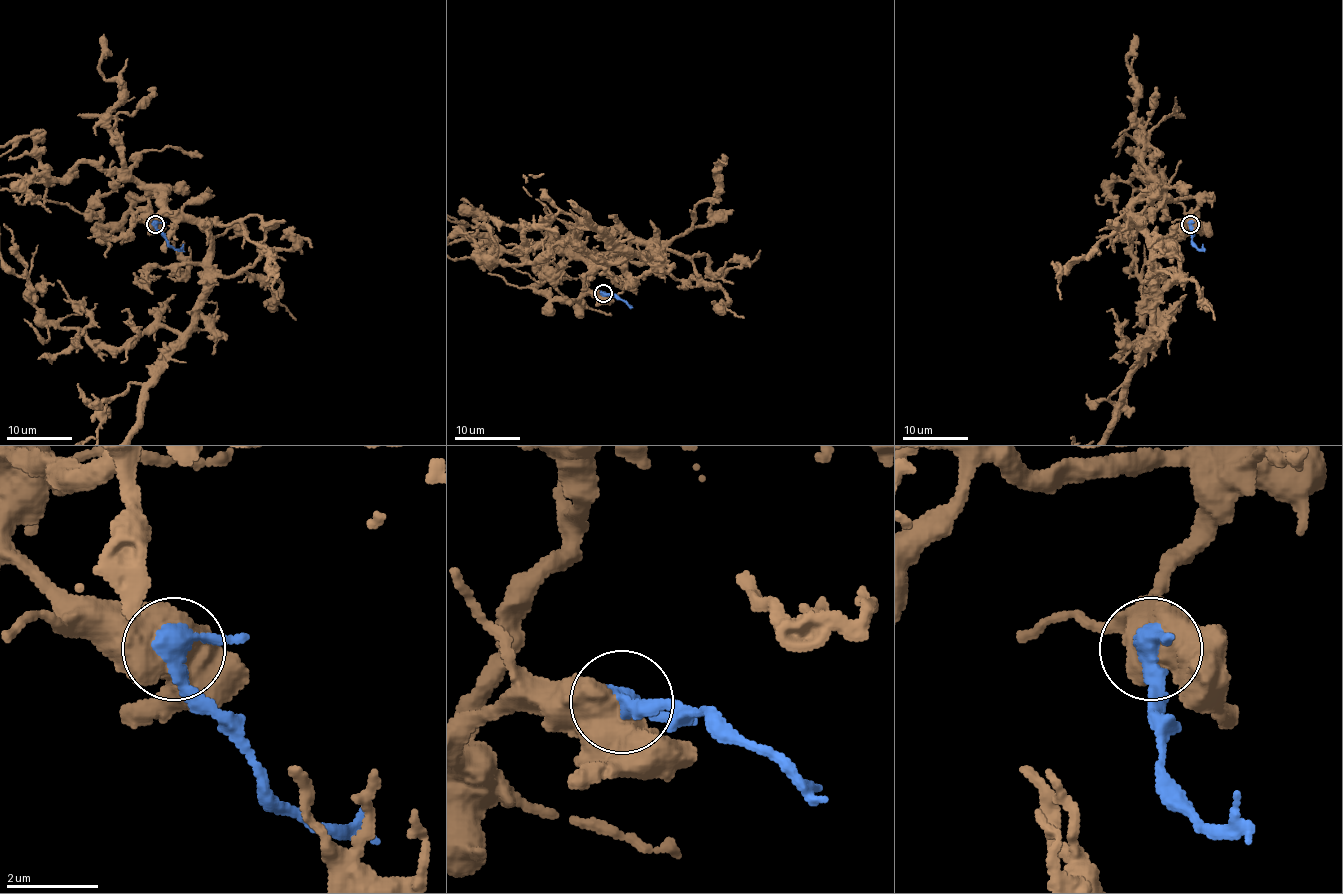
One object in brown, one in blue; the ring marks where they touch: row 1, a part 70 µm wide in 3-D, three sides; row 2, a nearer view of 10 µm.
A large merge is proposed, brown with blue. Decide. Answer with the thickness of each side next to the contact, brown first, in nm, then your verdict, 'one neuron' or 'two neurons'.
800/380 nm | two neurons

